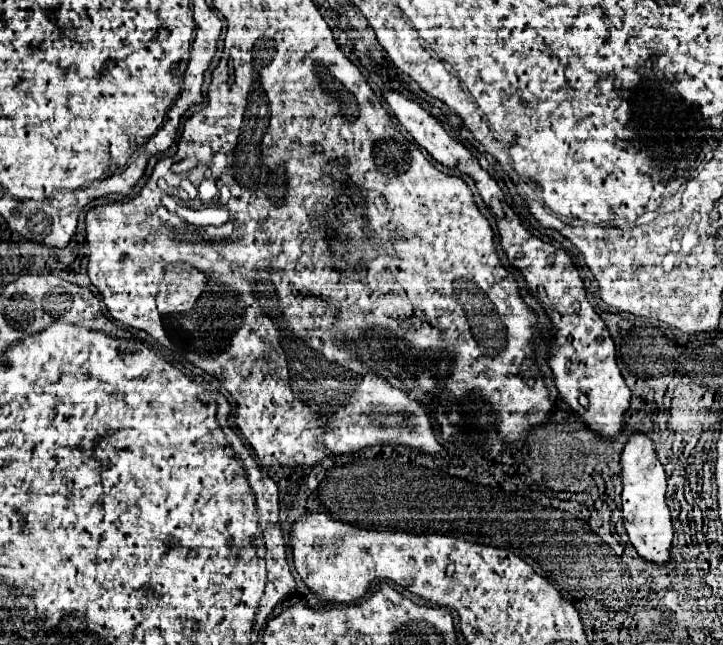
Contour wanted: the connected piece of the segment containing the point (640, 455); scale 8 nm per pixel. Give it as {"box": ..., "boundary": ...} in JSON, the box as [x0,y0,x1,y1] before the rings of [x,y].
{"box":[621,435,673,565],"boundary":[[[631,435],[623,455],[621,455],[621,467],[623,467],[623,521],[625,531],[629,531],[629,541],[635,547],[635,551],[655,565],[667,565],[669,563],[669,551],[673,541],[673,525],[669,517],[669,507],[665,503],[665,471],[659,463],[653,443],[647,435]]]}

